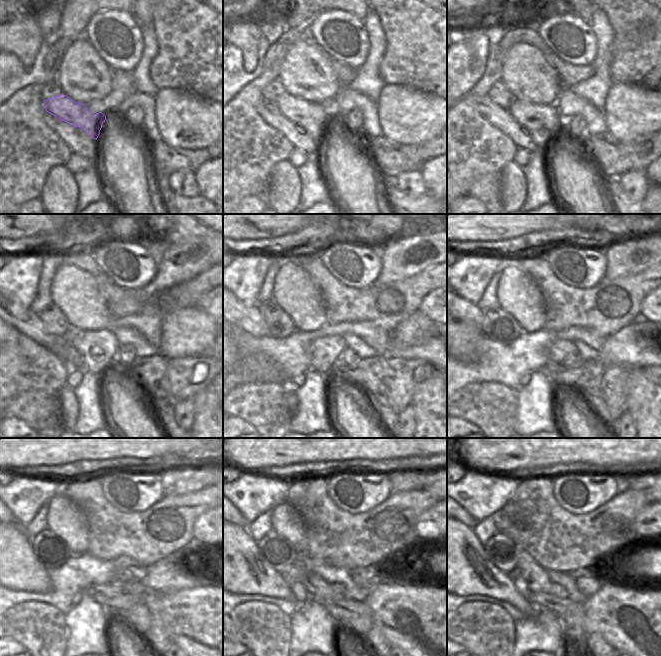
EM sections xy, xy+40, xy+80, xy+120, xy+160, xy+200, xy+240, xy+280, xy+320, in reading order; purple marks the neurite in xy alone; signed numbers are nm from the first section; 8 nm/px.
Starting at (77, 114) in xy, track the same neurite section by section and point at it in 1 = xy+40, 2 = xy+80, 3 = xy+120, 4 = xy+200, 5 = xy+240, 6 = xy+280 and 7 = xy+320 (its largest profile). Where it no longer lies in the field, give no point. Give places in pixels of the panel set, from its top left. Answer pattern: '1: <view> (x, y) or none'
1: xy+40 (312, 117)
2: xy+80 (544, 124)
3: xy+120 (98, 349)
4: xy+200 (561, 348)
5: xy+240 (124, 575)
6: xy+280 (364, 583)
7: xy+320 (587, 586)

